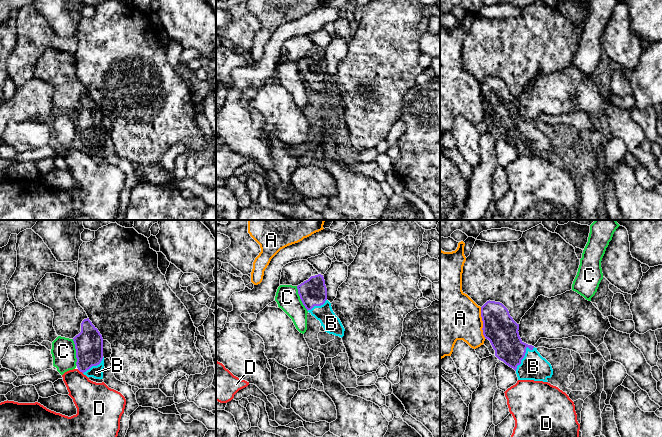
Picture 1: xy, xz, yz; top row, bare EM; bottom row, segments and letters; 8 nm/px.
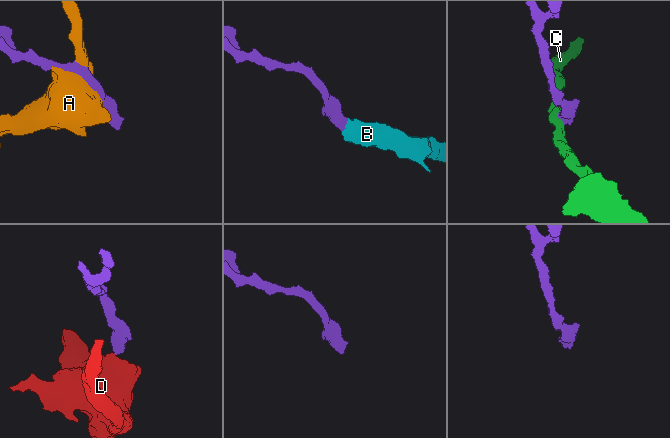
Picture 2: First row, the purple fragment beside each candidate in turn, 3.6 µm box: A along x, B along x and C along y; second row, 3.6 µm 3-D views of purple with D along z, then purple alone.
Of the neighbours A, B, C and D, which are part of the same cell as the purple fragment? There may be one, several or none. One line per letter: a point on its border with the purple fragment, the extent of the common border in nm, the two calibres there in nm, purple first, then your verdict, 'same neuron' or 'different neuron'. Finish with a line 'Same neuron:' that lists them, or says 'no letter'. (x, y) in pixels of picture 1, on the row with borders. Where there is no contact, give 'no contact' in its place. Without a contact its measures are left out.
A: yz (483, 322) | 260 nm | 260/400 nm | different neuron
B: yz (524, 355) | 240 nm | 240/220 nm | same neuron
C: xy (76, 352) | 220 nm | 220/200 nm | different neuron
D: xy (80, 371) | 60 nm | 220/280 nm | different neuron
Same neuron: B

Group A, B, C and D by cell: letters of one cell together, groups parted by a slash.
A / B / C / D

